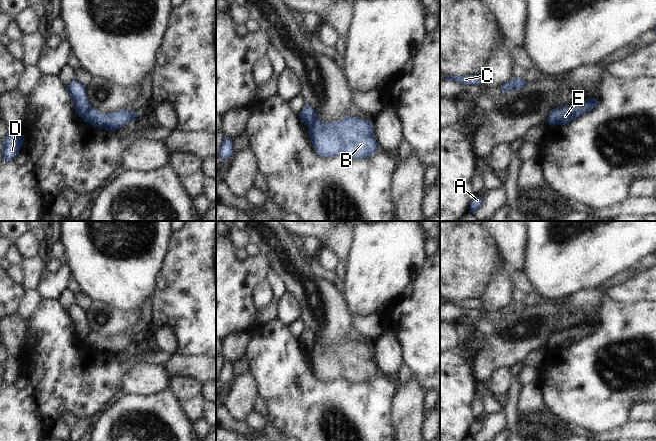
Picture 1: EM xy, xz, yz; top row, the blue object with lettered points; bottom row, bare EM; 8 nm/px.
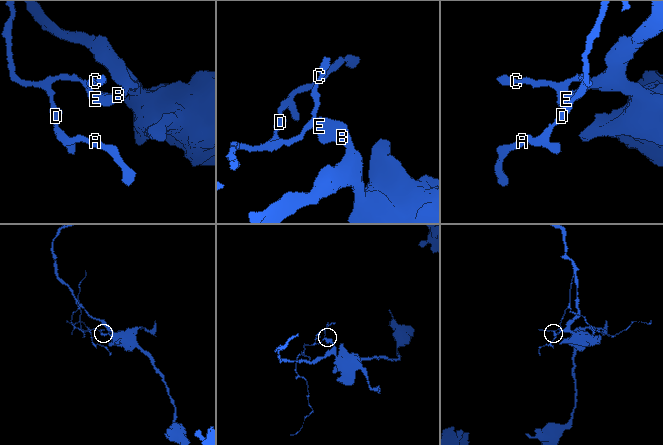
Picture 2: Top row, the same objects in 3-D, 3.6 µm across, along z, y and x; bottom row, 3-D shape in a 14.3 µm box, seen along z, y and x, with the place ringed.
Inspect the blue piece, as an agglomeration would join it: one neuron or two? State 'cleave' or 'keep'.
cleave

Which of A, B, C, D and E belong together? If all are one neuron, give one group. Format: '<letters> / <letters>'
A C D / B E

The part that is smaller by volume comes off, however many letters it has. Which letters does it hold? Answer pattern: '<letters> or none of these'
A, C, D

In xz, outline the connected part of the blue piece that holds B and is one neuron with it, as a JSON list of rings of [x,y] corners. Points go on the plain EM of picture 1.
[[[315,337],[308,358],[315,376],[325,382],[337,379],[367,382],[379,372],[371,344],[351,339],[337,346],[323,346]]]

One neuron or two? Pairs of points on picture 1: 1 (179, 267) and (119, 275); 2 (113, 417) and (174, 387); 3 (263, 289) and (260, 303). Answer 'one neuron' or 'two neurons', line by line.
1: two neurons
2: two neurons
3: one neuron

